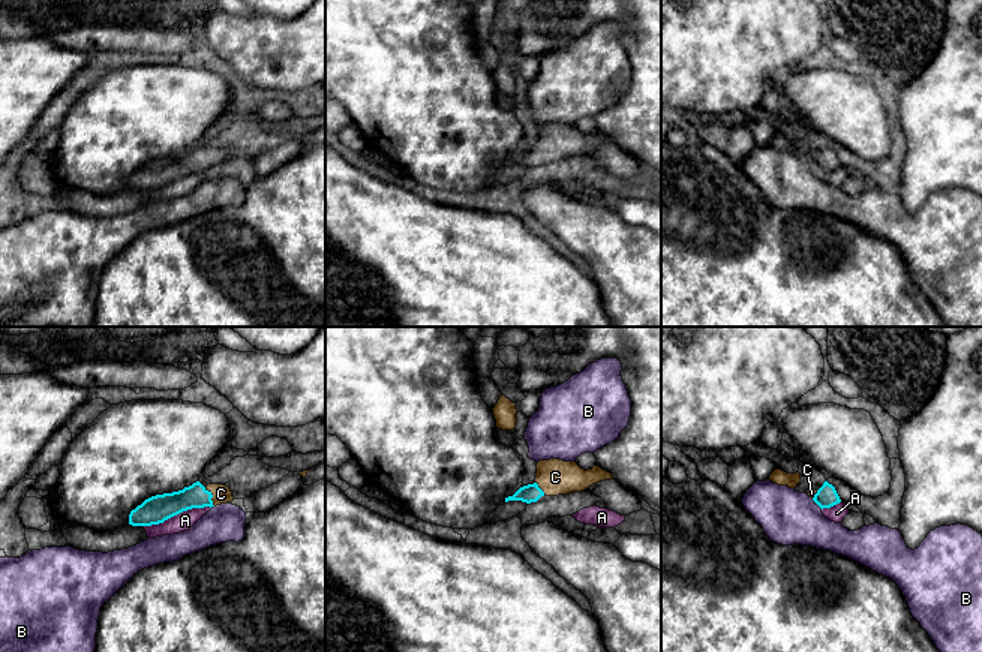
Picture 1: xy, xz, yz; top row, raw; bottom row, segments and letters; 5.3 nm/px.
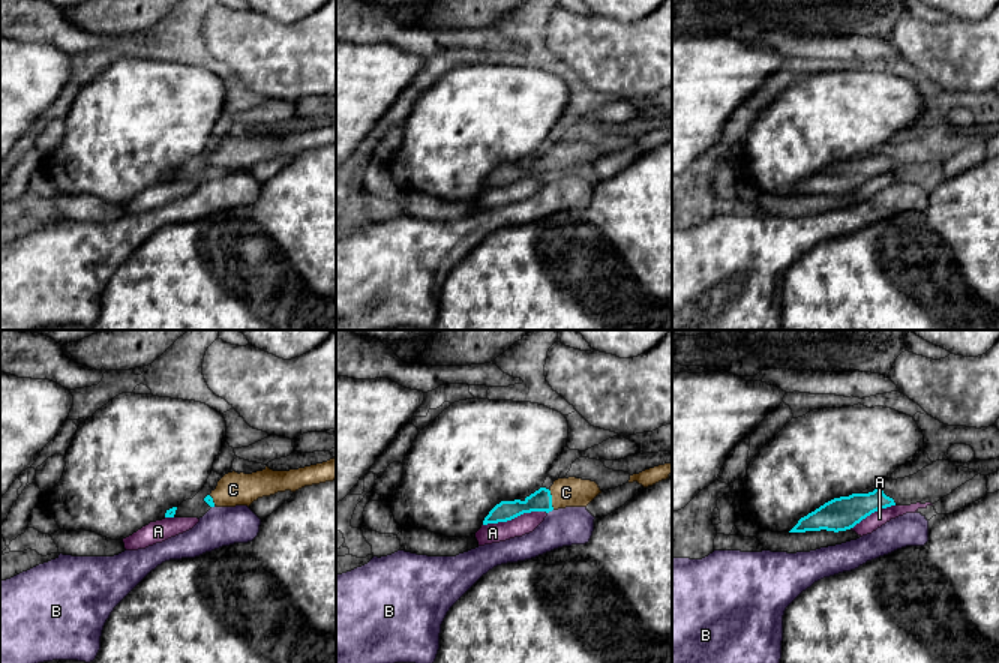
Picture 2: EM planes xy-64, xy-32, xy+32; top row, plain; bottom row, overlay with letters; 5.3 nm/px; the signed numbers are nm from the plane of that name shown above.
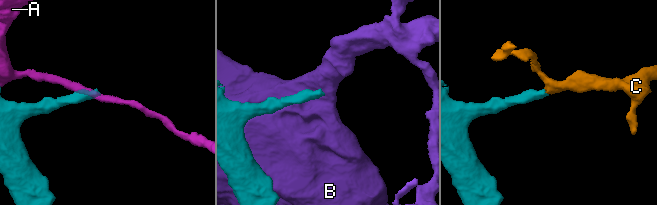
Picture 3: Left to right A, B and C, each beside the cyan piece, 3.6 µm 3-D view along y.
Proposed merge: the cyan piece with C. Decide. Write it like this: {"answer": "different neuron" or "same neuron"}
{"answer": "same neuron"}

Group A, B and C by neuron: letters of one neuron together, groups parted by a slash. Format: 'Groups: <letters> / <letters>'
Groups: A / B / C

